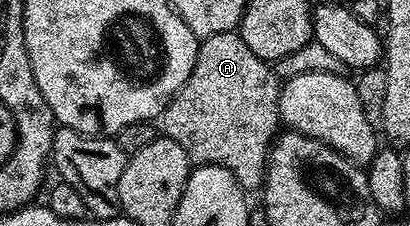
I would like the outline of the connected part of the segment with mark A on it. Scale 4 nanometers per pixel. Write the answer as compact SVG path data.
M237 32L208 36L198 43L196 64L188 80L160 115L161 133L180 144L191 163L228 168L243 190L257 191L266 181L266 160L270 156L270 147L280 133L279 89L280 80L274 75L271 63L260 60L260 56L256 56L256 52L244 44Z

